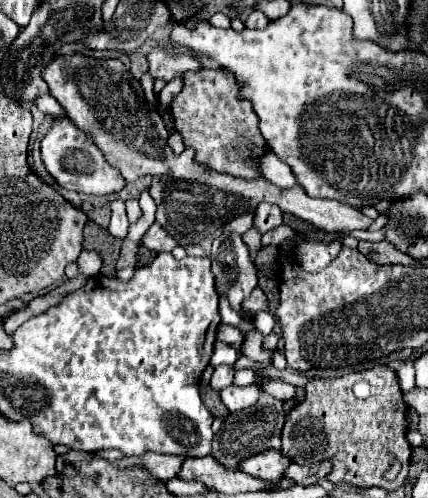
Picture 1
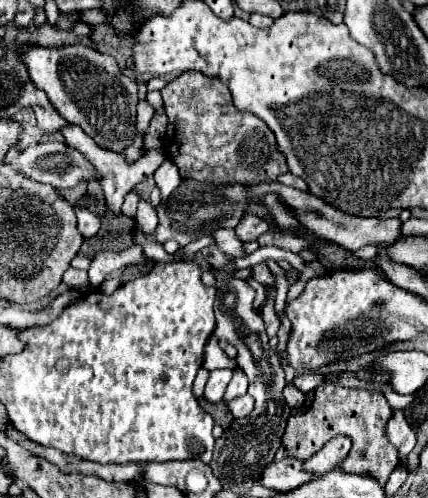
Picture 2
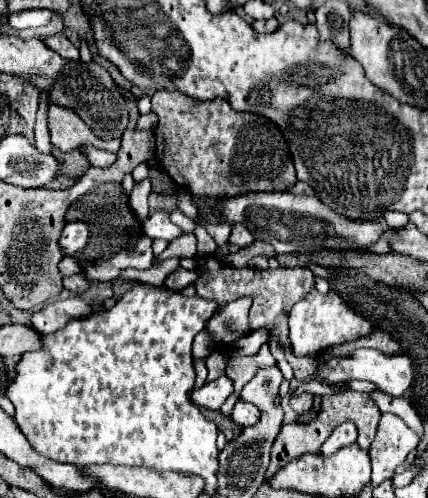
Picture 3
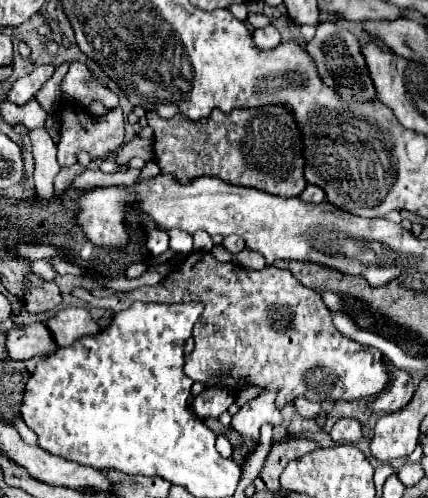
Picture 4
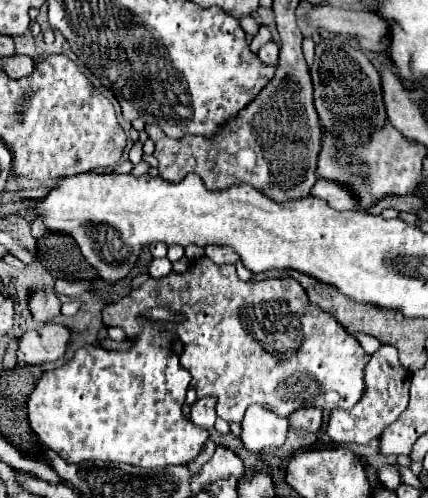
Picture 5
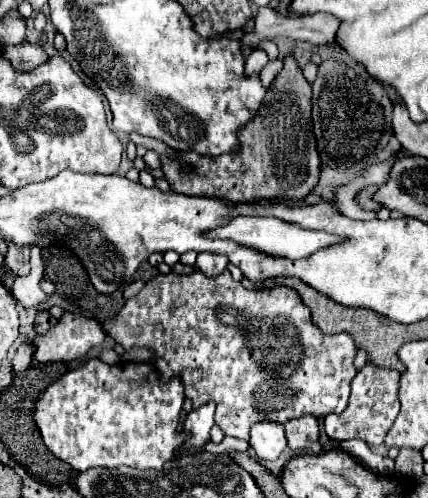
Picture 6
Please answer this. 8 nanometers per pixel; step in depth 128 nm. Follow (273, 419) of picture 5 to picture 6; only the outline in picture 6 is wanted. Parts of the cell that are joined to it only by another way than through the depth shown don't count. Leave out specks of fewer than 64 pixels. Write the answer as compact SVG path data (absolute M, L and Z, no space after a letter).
M260 422L250 428L250 448L264 462L276 460L286 448L286 436L282 424Z

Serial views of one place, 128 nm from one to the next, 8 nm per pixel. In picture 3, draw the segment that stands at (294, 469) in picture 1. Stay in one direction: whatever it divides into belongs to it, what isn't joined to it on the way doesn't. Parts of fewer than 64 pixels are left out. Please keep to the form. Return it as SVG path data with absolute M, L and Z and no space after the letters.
M344 422L344 424L340 424L340 428L336 428L336 430L332 432L332 436L322 444L320 454L322 454L322 456L330 456L330 454L338 452L340 448L350 446L352 442L356 442L356 436L358 436L356 426L354 426L352 422Z

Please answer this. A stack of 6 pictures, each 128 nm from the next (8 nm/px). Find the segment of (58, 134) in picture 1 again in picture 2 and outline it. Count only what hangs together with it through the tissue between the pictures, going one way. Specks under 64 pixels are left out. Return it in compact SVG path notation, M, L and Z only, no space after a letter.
M40 142L36 146L26 148L24 152L20 150L20 146L16 146L8 152L6 164L24 176L28 176L36 182L42 182L42 184L50 184L54 188L74 188L80 182L92 182L92 180L102 178L80 150L76 150L64 142Z

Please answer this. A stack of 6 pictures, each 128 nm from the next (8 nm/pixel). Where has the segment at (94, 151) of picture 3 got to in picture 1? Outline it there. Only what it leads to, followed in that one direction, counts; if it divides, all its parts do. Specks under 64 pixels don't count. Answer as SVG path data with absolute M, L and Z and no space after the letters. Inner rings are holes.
M44 94L44 96L38 96L38 98L36 98L36 106L38 106L38 110L42 110L44 114L50 114L52 118L66 114L66 112L64 112L64 110L58 106L56 98L52 98L52 94ZM116 200L110 204L112 208L112 220L110 220L110 226L108 226L108 232L114 236L114 238L126 238L128 234L128 218L126 218L126 206L122 200Z

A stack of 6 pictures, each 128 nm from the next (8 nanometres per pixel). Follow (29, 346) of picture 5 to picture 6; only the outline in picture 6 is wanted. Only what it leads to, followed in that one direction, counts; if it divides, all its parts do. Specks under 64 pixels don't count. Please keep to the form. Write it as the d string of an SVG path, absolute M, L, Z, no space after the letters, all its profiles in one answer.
M64 312L64 316L58 320L56 326L52 326L46 334L36 336L32 340L34 346L32 360L40 364L78 360L92 346L102 344L104 338L106 332L96 320Z

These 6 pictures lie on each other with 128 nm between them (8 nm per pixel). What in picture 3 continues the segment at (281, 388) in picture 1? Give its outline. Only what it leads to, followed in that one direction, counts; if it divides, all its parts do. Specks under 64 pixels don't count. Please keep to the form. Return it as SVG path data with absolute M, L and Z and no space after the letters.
M300 394L300 396L292 396L290 398L290 406L292 406L292 410L296 412L296 414L304 414L304 412L308 412L310 408L312 408L312 394Z

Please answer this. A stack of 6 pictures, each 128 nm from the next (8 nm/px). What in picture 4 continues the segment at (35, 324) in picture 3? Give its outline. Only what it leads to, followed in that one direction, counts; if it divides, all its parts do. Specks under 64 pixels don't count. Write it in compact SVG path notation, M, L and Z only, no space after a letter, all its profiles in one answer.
M62 308L54 316L50 316L44 324L48 326L58 346L68 346L70 342L82 336L98 334L100 328L96 324L88 324L88 316L90 314L86 308Z

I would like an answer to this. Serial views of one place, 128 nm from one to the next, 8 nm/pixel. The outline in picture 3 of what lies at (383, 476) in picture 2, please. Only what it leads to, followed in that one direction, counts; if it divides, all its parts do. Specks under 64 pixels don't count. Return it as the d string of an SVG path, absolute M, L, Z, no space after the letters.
M340 392L340 394L332 394L332 396L322 396L322 406L320 412L314 420L310 420L308 424L284 424L280 430L280 436L276 438L274 446L272 446L272 460L266 472L266 478L272 478L272 474L276 474L276 470L280 470L284 464L288 464L290 460L304 456L304 454L318 454L322 442L332 434L332 430L344 422L354 422L358 428L358 446L368 450L374 434L376 434L376 426L380 420L380 410L376 406L376 402L370 398L370 394L366 392Z

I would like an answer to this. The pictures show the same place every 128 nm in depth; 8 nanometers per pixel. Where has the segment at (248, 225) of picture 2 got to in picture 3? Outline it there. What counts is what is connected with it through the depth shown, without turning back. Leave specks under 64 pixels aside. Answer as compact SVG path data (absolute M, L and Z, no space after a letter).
M236 224L236 226L232 226L230 242L244 248L244 246L250 246L254 242L254 238L252 238L252 232L248 228L244 228L244 224Z

